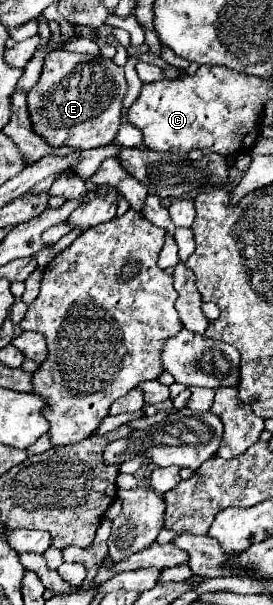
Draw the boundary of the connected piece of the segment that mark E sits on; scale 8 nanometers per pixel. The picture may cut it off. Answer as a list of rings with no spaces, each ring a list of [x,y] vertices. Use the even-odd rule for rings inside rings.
[[[52,51],[46,59],[44,59],[44,71],[38,79],[38,83],[28,91],[28,115],[30,115],[30,123],[32,123],[32,131],[42,137],[50,147],[74,147],[74,149],[92,149],[92,147],[100,147],[100,145],[108,145],[114,141],[118,127],[122,123],[122,101],[126,97],[126,77],[124,77],[124,69],[118,67],[112,59],[104,59],[102,55],[78,55],[78,53],[68,53],[68,51]]]

